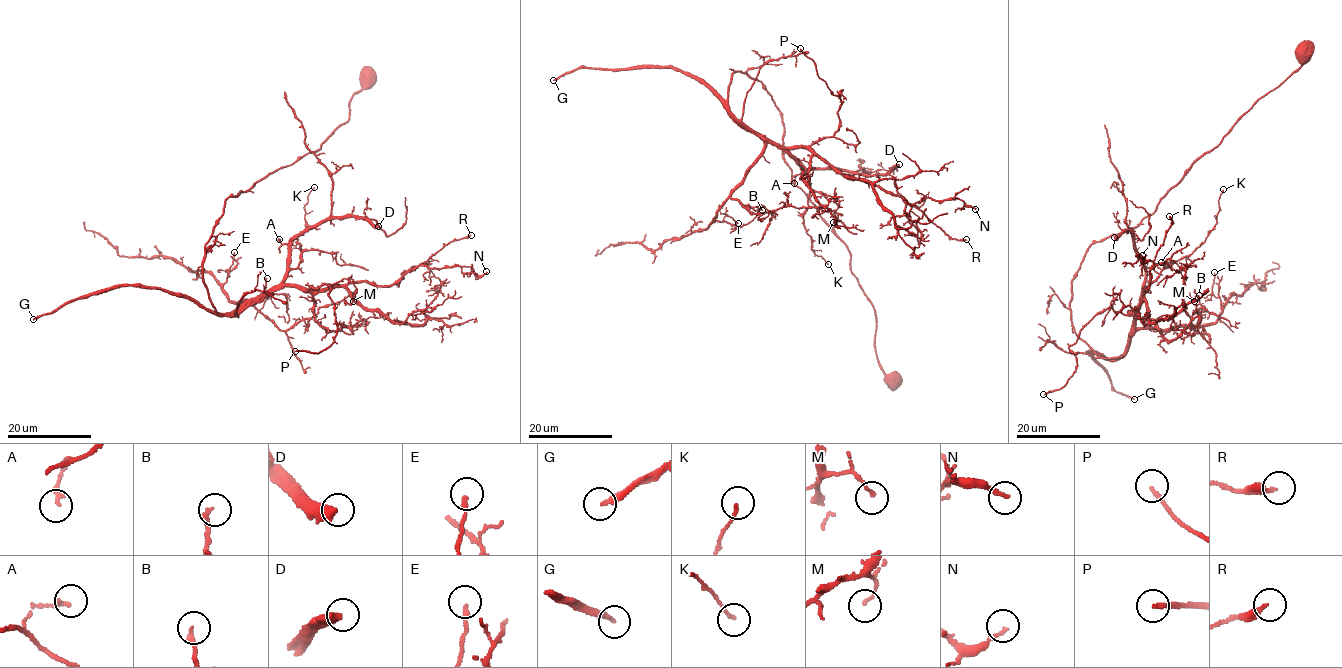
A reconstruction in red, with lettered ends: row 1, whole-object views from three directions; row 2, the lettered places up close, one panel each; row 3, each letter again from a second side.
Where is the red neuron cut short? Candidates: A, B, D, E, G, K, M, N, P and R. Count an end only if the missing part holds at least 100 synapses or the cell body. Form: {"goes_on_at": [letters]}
{"goes_on_at": ["D", "G"]}

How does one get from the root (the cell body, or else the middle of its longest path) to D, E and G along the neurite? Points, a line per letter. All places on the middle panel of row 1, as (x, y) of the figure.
D: (892, 380), (848, 247), (793, 182), (782, 113), (733, 71), (727, 108), (806, 169), (899, 164)
E: (892, 380), (848, 247), (793, 182), (782, 113), (737, 71), (727, 108), (764, 144), (714, 220), (738, 223)
G: (892, 380), (848, 247), (793, 182), (764, 85), (734, 71), (720, 101), (672, 68), (553, 80)

